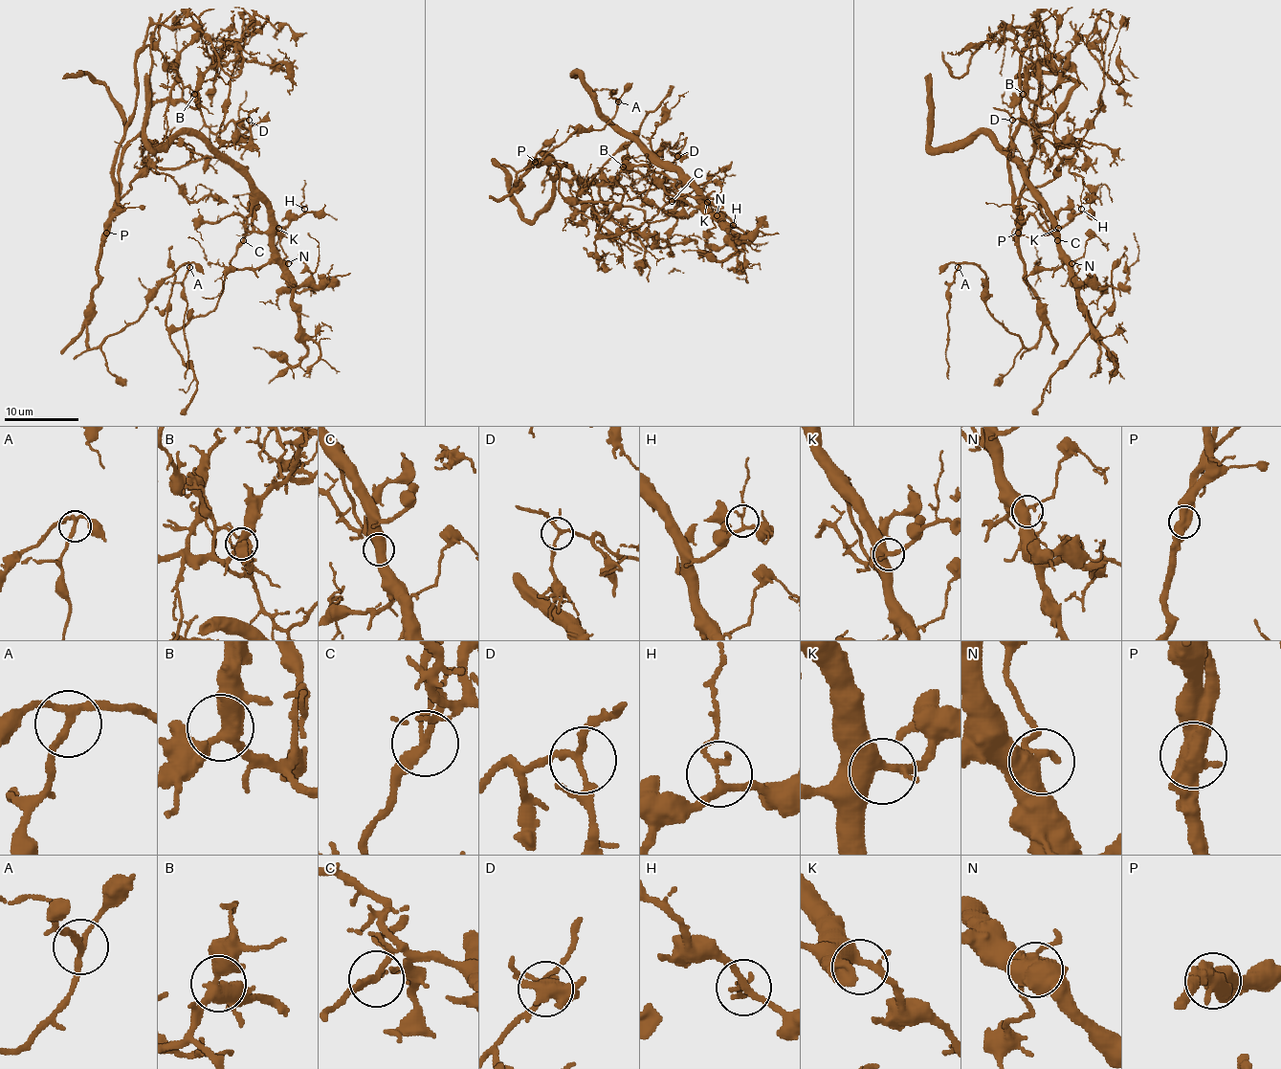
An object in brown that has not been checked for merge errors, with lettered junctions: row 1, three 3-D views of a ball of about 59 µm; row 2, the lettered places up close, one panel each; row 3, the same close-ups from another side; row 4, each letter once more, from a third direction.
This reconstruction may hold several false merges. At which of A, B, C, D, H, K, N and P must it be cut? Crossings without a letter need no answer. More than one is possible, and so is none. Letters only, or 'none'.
C, P

